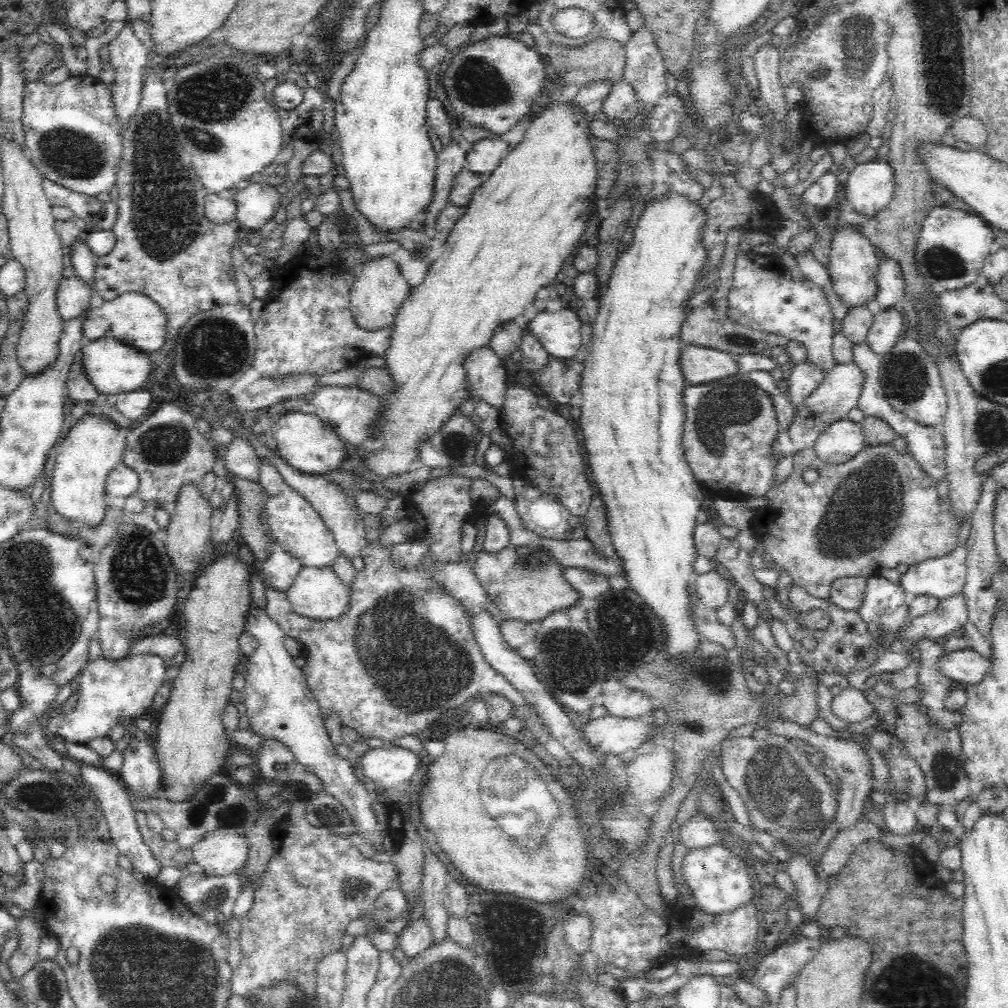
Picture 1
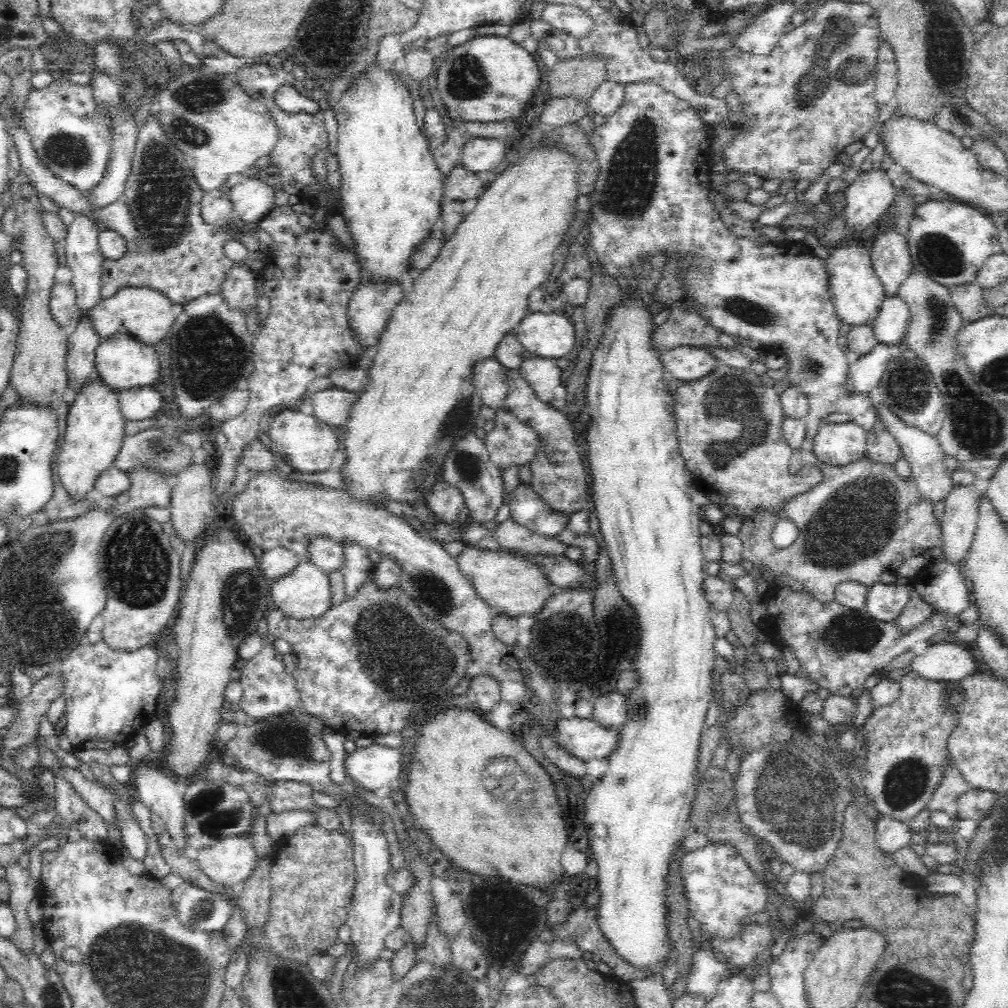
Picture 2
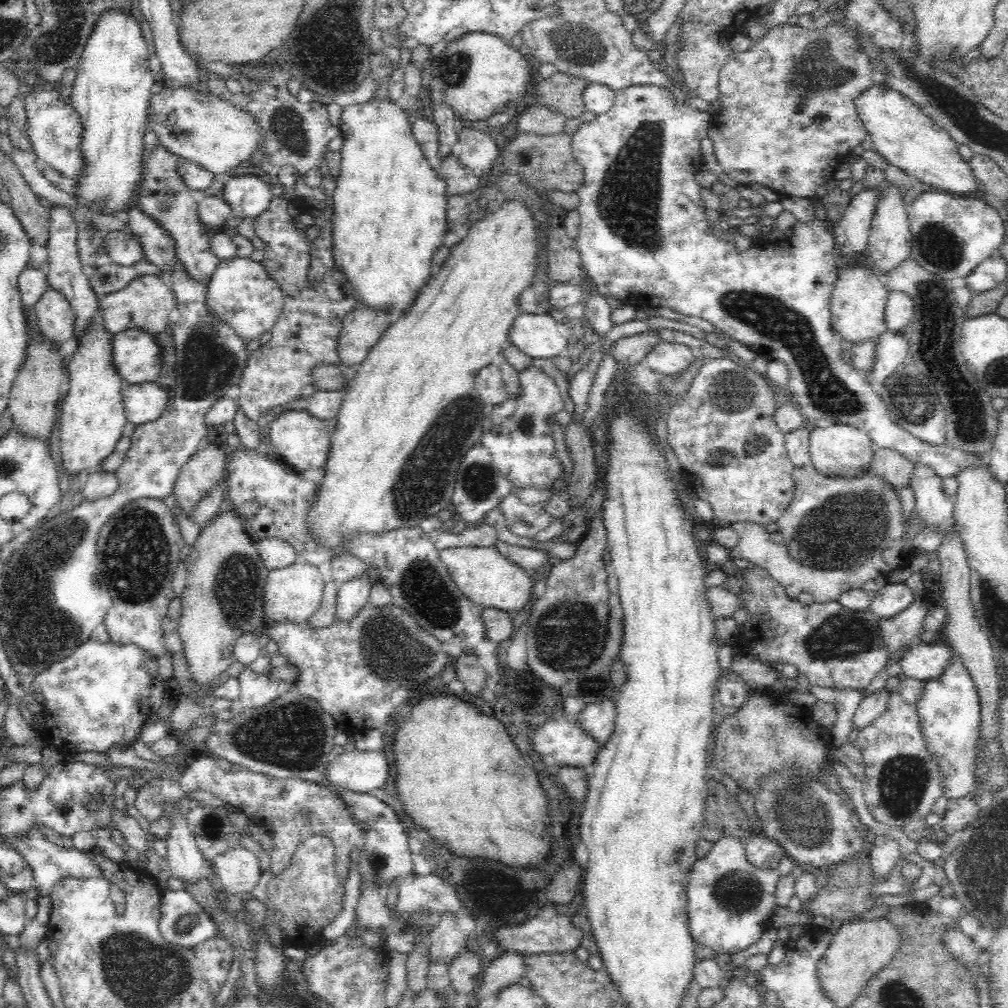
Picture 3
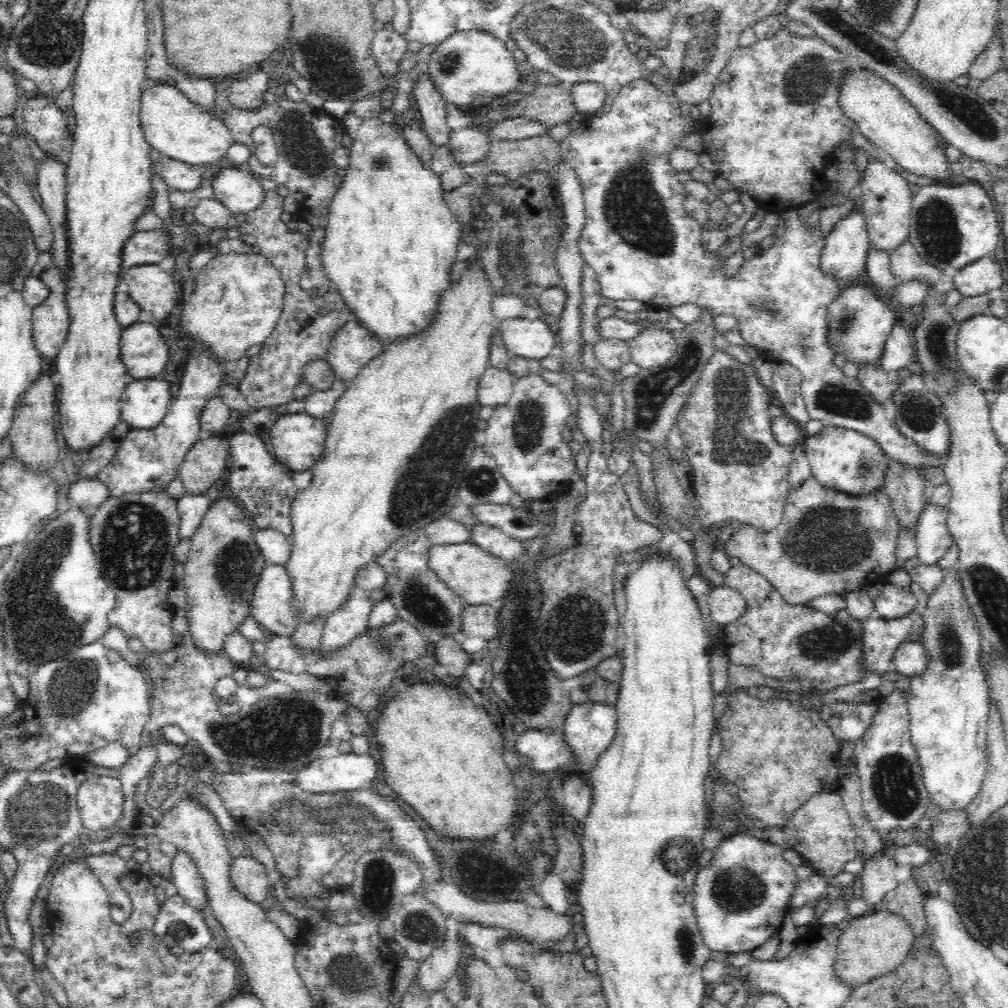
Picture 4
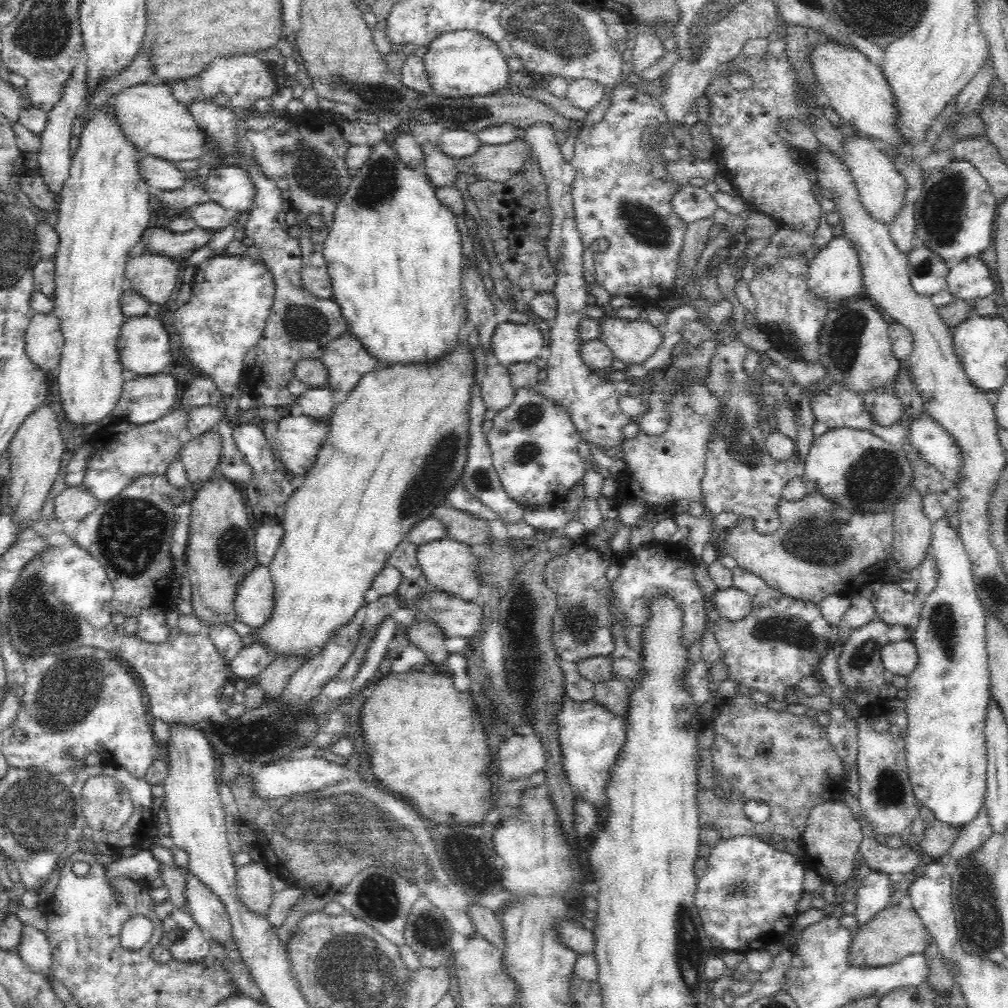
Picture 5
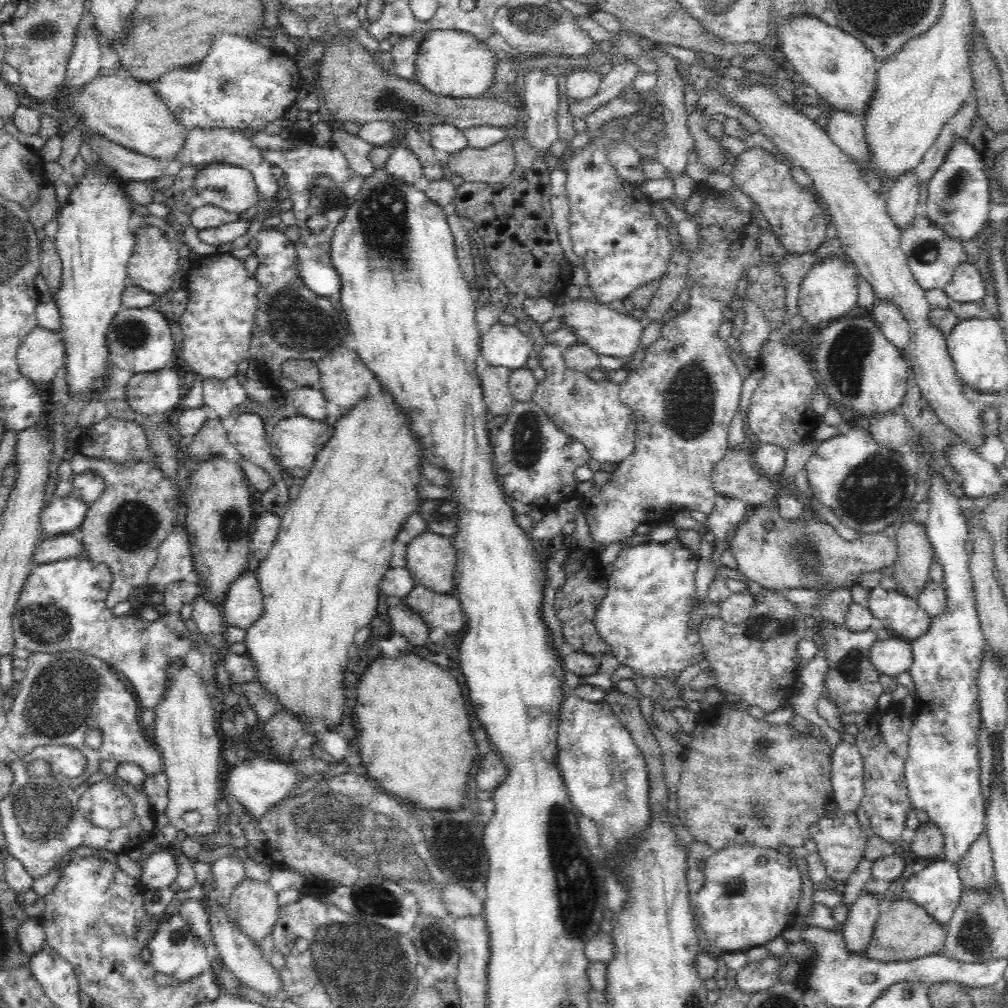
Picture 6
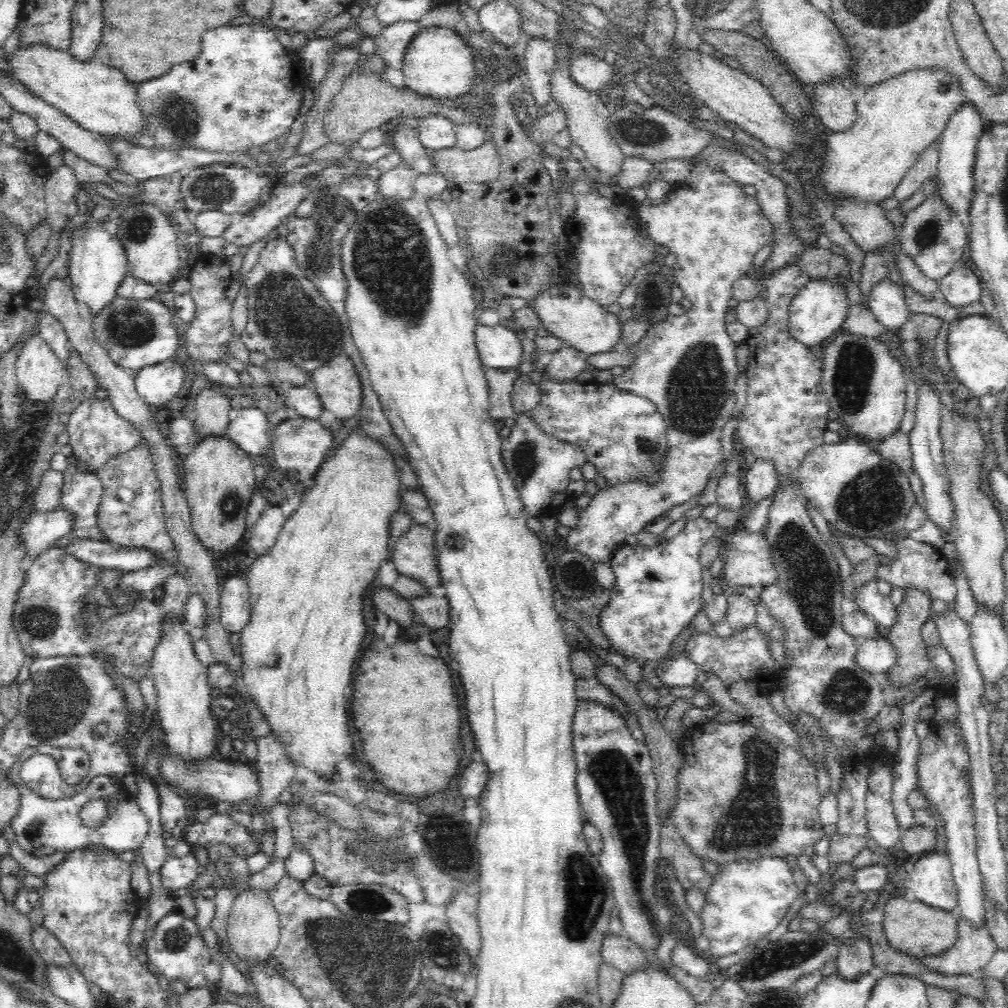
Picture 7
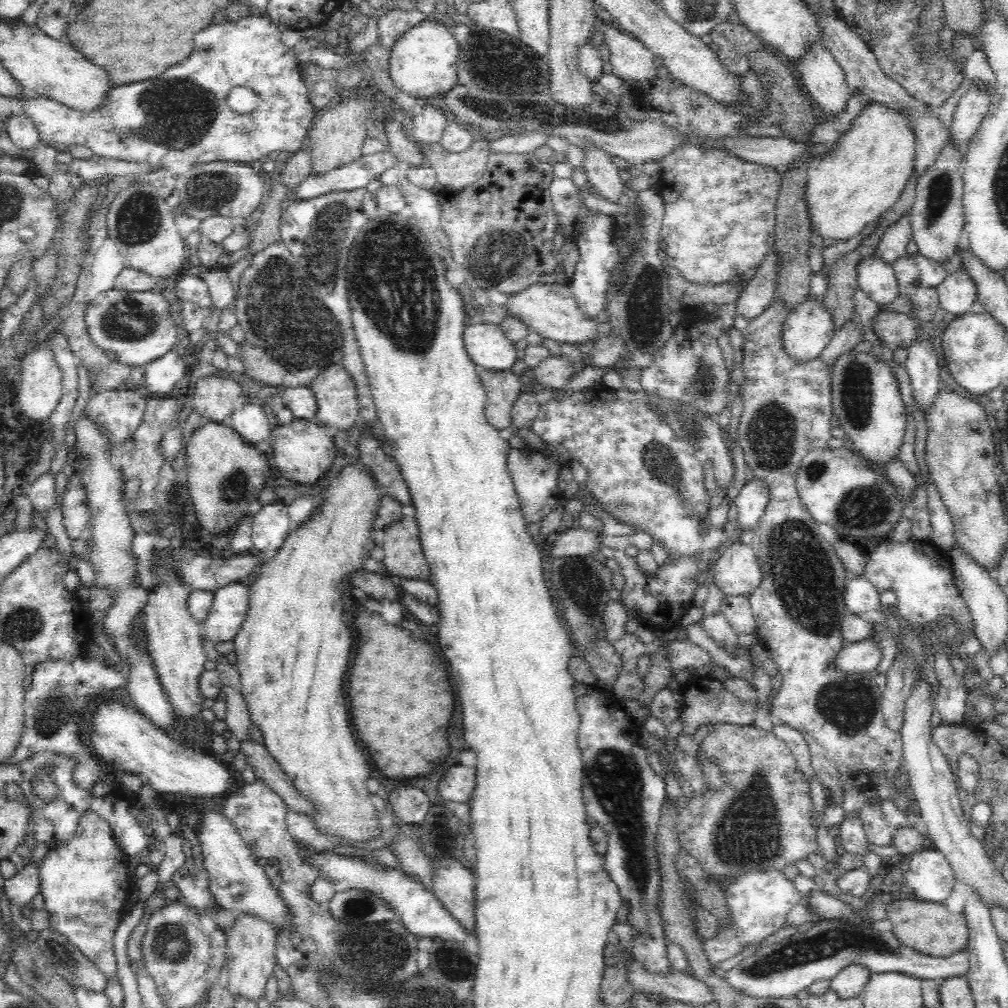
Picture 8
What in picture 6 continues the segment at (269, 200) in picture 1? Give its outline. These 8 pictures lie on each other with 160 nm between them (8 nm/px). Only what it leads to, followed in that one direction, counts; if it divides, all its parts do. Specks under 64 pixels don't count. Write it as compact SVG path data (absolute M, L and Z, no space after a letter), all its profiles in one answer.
M212 162L198 168L192 186L203 205L222 208L240 214L259 200L254 176L250 171L235 166Z

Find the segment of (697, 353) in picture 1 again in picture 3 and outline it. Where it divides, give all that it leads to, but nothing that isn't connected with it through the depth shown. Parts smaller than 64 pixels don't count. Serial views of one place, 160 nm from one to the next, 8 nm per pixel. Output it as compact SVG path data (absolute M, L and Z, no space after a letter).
M658 342L644 356L643 363L660 375L680 374L692 360L692 349L676 342Z

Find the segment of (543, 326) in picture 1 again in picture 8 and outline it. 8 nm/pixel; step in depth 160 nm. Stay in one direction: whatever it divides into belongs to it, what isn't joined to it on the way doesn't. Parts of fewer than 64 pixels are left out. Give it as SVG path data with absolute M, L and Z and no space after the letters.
M472 322L465 326L462 341L468 357L479 369L508 371L516 362L516 349L499 326Z

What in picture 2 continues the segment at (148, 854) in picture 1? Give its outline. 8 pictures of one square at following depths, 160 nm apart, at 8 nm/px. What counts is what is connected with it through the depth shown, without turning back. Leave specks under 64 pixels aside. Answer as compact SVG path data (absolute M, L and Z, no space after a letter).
M116 799L115 809L121 820L121 836L125 846L122 853L136 860L143 860L148 848L146 833L142 831L132 814L131 807L126 806L126 803Z

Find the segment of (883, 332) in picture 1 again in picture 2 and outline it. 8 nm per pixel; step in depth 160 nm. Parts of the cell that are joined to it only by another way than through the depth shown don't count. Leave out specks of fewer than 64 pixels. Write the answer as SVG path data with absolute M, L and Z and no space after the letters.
M897 294L886 296L873 324L873 333L879 343L902 345L903 336L911 319L909 306Z

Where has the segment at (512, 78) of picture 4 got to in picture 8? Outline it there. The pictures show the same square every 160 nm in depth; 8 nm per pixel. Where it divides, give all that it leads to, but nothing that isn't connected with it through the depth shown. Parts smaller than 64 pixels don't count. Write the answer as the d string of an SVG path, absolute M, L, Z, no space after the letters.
M426 17L414 24L398 37L390 49L389 76L400 92L415 98L427 100L430 96L446 93L456 84L459 45L449 28L438 21Z

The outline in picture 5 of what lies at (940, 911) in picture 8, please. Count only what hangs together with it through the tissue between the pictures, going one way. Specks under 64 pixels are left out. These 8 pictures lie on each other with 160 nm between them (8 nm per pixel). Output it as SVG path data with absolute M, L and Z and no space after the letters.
M889 905L881 910L868 924L853 932L849 959L858 966L888 966L913 954L924 954L933 936L925 927L920 915L909 907Z

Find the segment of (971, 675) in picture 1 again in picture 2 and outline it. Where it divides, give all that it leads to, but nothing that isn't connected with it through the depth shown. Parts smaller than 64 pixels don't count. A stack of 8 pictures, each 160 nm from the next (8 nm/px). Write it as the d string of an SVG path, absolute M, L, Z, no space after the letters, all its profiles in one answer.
M960 643L930 645L911 661L916 675L936 682L959 682L977 672L978 656Z

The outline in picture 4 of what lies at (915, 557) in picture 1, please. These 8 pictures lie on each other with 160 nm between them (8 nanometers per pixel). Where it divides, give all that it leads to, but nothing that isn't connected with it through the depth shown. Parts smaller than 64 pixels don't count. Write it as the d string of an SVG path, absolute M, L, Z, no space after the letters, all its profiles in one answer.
M814 477L805 480L797 489L789 491L786 503L783 509L783 518L781 524L776 526L771 532L764 533L749 525L742 525L739 530L724 544L721 549L729 556L740 559L740 562L749 568L752 568L756 573L759 573L763 578L772 584L773 588L778 590L784 600L791 604L810 604L812 600L826 596L826 595L840 595L845 596L851 591L857 591L874 586L874 578L880 578L882 574L890 573L894 567L895 551L898 544L899 522L897 522L890 499L885 492L876 491L870 493L865 497L852 497L848 493L840 492L836 489L826 488Z

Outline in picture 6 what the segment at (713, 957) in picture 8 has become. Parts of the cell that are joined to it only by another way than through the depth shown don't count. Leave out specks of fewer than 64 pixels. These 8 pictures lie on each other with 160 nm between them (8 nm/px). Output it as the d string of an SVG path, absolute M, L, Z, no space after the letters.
M756 845L728 847L705 859L705 883L694 900L703 936L724 952L764 945L791 927L802 892L800 870L792 856Z

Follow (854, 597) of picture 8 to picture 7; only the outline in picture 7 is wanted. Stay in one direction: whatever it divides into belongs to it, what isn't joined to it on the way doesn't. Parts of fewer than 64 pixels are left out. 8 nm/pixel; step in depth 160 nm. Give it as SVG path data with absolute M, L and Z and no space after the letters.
M876 580L860 586L855 595L858 608L871 618L879 629L886 631L894 626L897 609L894 609L890 597L880 594Z

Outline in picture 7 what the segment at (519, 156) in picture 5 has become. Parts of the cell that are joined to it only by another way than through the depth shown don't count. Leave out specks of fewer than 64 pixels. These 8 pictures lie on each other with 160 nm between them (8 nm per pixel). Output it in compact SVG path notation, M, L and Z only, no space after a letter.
M484 140L478 148L465 151L454 146L434 150L430 153L431 162L434 169L447 181L449 187L455 187L465 184L482 184L495 180L500 173L500 157L496 151L496 145L490 141Z

